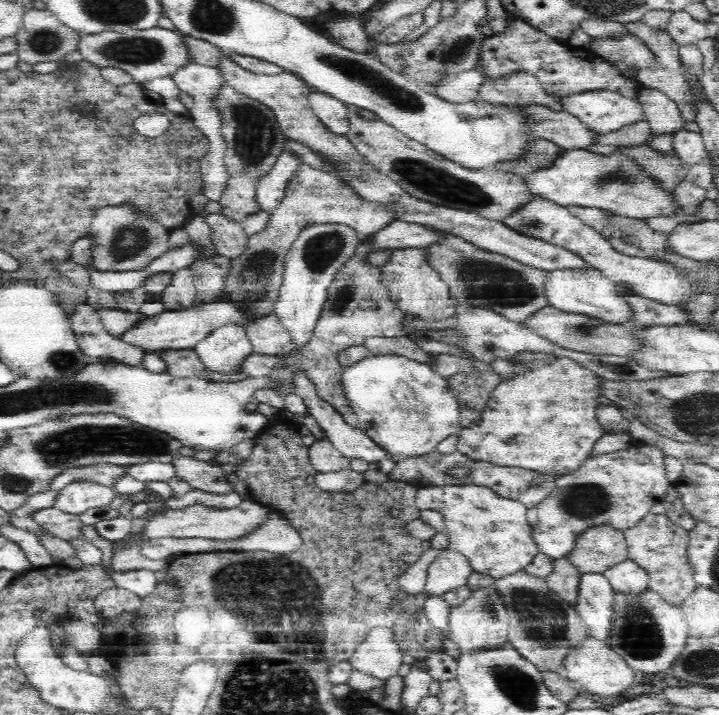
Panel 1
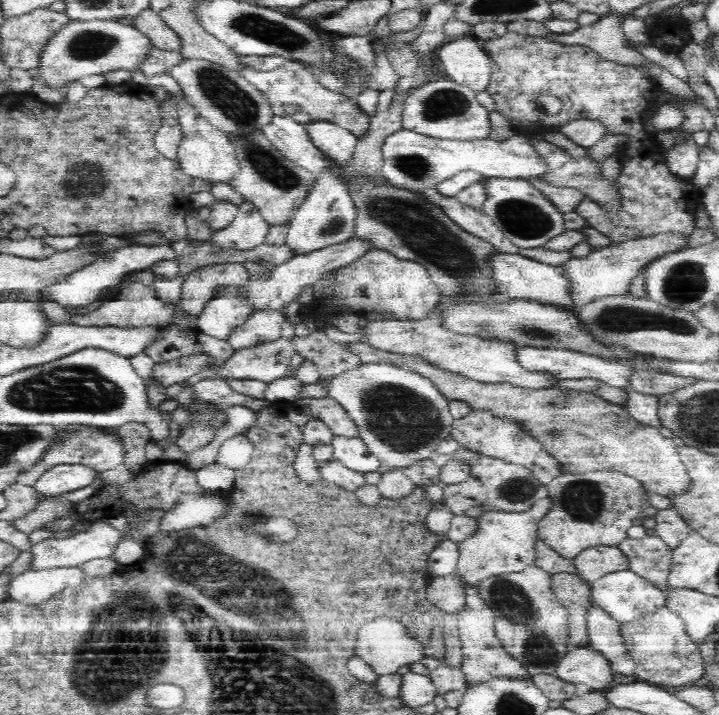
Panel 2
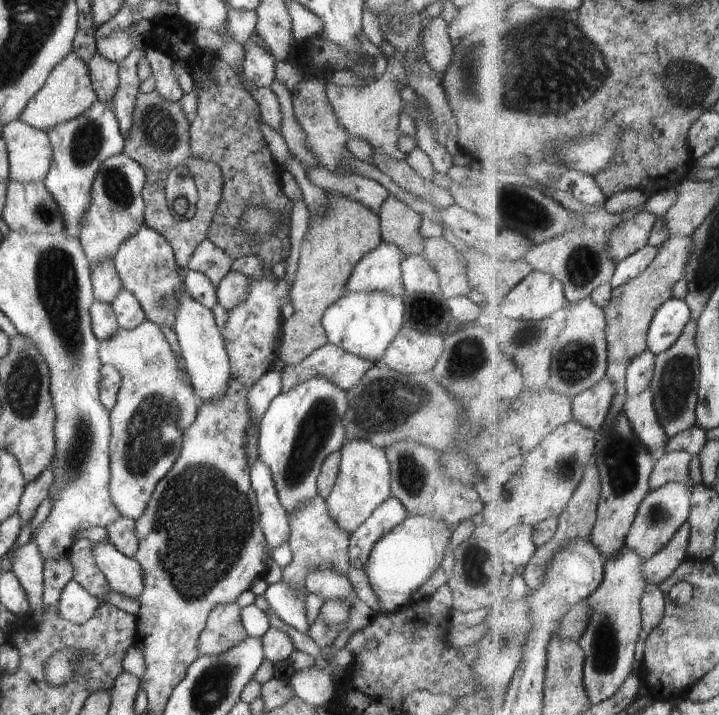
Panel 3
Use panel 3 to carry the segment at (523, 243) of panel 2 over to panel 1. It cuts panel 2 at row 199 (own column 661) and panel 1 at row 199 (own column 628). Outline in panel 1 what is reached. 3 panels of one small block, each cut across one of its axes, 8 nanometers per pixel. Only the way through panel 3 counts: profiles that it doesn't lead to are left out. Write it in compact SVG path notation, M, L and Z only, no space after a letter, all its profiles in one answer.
M536 198L532 204L524 206L520 212L504 219L503 224L522 235L544 239L577 252L588 261L592 269L601 270L608 278L621 283L629 294L656 300L666 305L678 305L683 300L682 296L692 294L690 285L670 265L637 256L628 256L614 250L604 236L578 217L573 216L566 207L544 198Z

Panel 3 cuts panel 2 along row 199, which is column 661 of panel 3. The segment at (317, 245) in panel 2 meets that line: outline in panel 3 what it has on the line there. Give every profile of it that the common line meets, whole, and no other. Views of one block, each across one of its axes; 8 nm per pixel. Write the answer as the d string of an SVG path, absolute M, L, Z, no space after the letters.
M673 297L659 310L651 327L650 349L660 353L668 351L682 337L692 321L692 310L687 300Z

